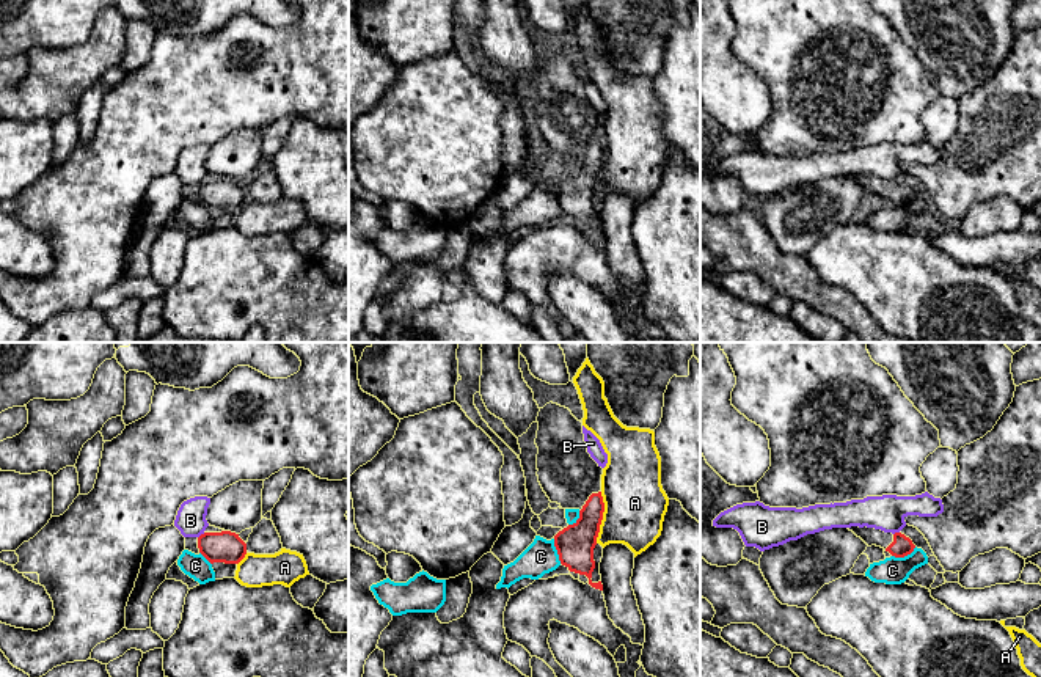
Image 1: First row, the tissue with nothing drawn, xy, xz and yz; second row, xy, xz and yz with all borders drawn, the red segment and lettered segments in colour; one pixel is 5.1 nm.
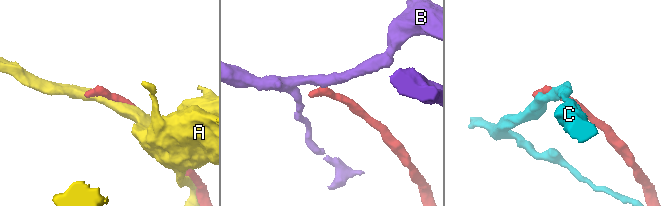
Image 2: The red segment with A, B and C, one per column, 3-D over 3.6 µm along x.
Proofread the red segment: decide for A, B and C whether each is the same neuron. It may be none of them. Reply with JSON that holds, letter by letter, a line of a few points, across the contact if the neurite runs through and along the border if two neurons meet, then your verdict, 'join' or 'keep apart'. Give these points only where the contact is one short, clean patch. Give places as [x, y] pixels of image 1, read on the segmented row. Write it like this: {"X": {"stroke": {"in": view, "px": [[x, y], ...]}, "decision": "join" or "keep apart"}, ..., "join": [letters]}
{"A": {"decision": "keep apart"}, "B": {"stroke": {"in": "xy", "px": [[204, 533], [198, 537]]}, "decision": "keep apart"}, "C": {"stroke": {"in": "yz", "px": [[916, 547], [903, 556], [892, 556]]}, "decision": "keep apart"}, "join": []}

